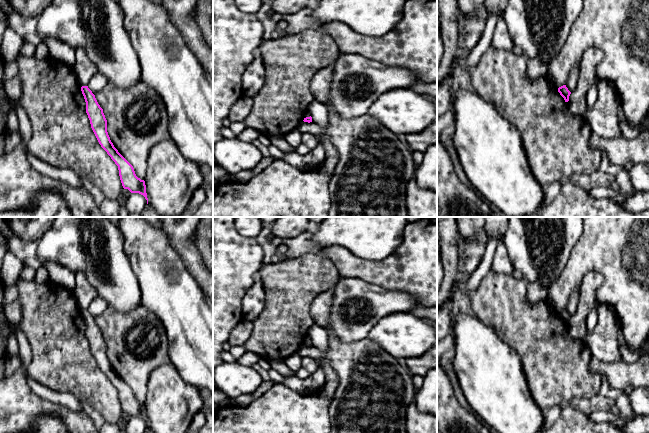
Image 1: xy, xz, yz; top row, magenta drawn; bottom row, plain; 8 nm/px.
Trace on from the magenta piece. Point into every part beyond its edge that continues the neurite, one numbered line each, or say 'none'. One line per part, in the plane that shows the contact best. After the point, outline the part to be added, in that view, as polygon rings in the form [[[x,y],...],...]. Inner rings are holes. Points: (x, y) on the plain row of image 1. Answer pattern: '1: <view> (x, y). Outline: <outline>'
none

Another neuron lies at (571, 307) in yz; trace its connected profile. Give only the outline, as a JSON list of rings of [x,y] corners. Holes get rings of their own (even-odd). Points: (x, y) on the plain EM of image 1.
[[[573,292],[569,297],[568,303],[565,308],[571,317],[576,314],[578,302],[579,302],[579,293]]]

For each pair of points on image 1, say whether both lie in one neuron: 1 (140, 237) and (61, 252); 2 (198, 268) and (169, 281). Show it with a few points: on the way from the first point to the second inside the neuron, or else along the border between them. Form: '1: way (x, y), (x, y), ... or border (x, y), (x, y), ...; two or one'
1: border (117, 227), (123, 238), (123, 250), (130, 262); two
2: border (177, 251), (186, 270), (202, 291); two

